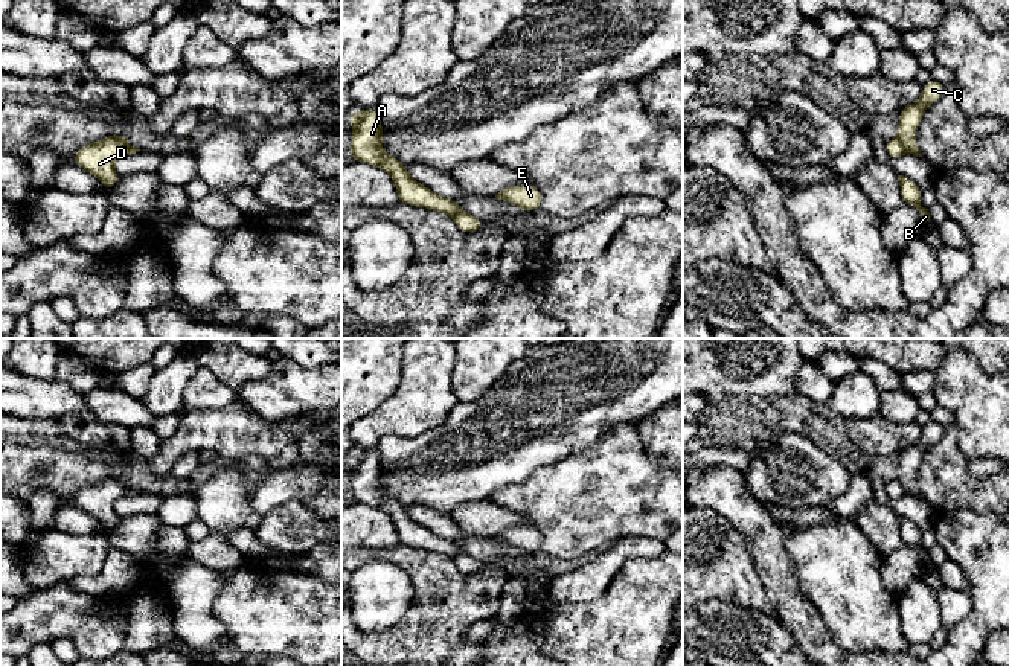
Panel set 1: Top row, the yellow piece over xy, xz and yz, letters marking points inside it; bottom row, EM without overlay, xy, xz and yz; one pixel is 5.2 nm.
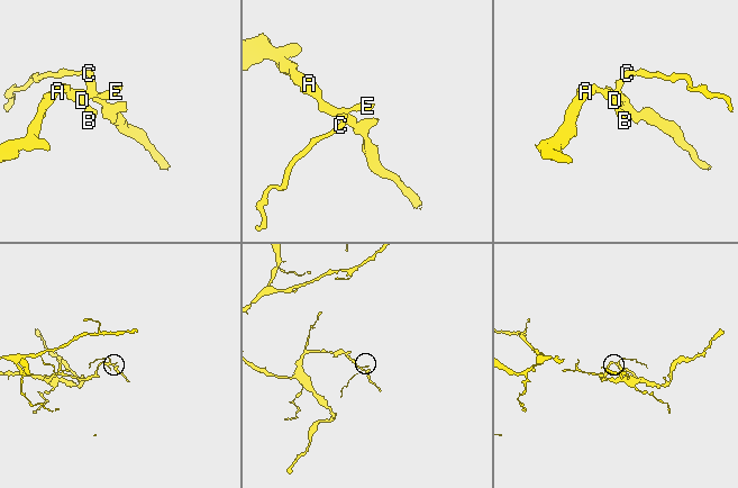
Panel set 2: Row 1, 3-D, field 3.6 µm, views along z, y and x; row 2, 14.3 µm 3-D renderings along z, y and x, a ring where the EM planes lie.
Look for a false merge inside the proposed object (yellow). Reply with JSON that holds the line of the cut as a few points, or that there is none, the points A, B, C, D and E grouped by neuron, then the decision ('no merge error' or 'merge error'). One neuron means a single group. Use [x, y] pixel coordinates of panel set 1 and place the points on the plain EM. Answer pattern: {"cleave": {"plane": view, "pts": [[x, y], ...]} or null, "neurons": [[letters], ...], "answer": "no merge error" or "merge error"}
{"cleave": {"plane": "yz", "pts": [[896, 479], [906, 493]]}, "neurons": [["A", "B", "D", "E"], ["C"]], "answer": "merge error"}

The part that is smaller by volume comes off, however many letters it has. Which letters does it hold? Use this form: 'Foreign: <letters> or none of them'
Foreign: C

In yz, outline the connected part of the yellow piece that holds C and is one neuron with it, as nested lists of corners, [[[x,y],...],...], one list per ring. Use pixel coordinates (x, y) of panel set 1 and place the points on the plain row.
[[[930,421],[922,428],[921,440],[913,447],[899,451],[898,482],[904,488],[905,494],[922,498],[915,482],[915,474],[922,460],[924,453],[942,437],[943,430],[945,427],[942,424]]]

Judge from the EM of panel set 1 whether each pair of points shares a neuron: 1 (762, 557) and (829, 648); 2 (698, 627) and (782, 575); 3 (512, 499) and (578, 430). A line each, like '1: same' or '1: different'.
1: same
2: different
3: different

